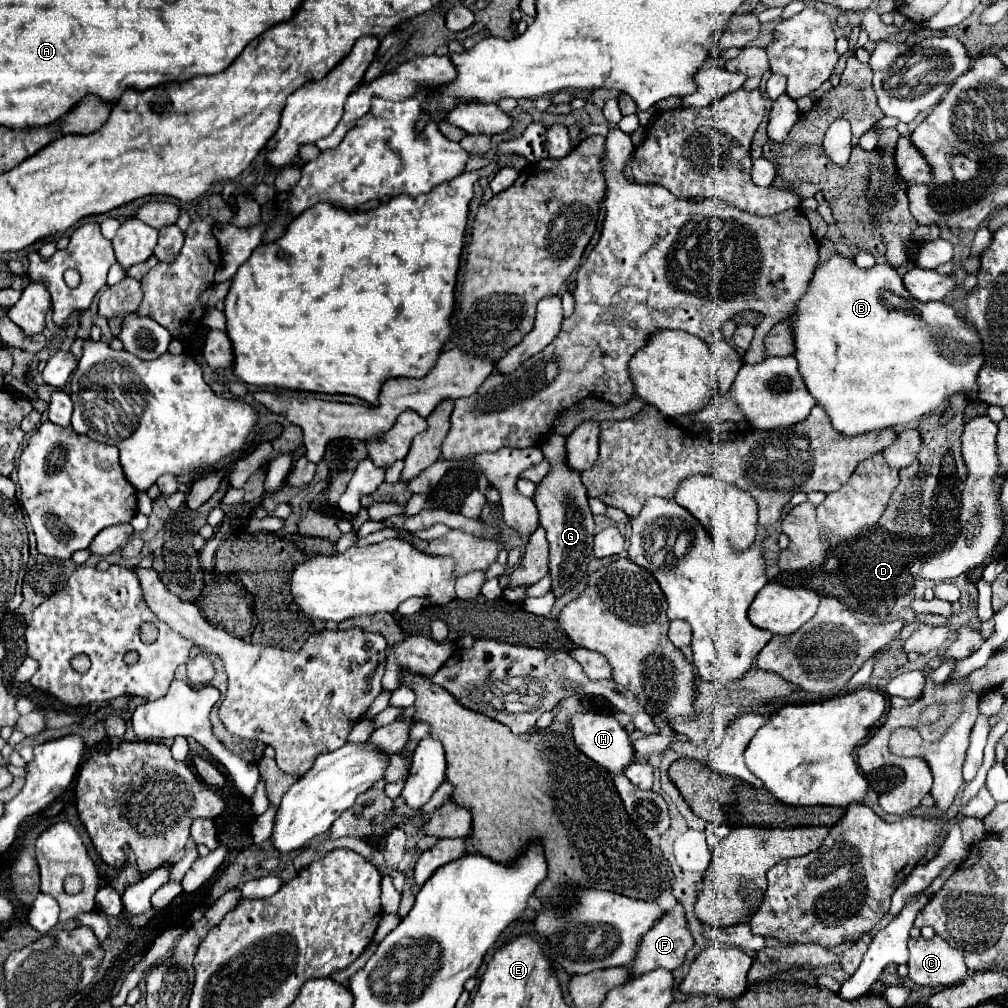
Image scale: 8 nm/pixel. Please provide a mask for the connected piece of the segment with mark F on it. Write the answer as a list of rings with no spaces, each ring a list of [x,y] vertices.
[[[678,902],[676,908],[668,910],[640,940],[638,948],[636,948],[636,958],[630,964],[630,976],[640,976],[646,974],[650,970],[656,968],[664,968],[664,970],[674,970],[684,962],[686,952],[694,946],[694,938],[690,936],[690,930],[684,928],[684,910],[682,904]]]

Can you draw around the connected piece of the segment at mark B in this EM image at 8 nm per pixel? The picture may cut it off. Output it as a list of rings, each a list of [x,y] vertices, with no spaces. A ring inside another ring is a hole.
[[[832,254],[830,260],[818,262],[808,292],[796,302],[790,326],[798,372],[810,396],[824,408],[832,426],[844,436],[914,422],[956,392],[964,392],[970,398],[976,396],[976,376],[984,362],[980,338],[956,316],[952,306],[914,300],[898,272],[888,264],[876,264],[864,270],[842,254]]]

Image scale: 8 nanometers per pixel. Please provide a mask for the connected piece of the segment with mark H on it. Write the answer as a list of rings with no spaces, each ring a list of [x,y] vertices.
[[[584,712],[576,714],[572,718],[572,736],[580,752],[584,752],[588,758],[596,760],[596,764],[604,766],[610,772],[624,772],[632,762],[634,762],[634,746],[632,740],[628,738],[626,730],[610,716],[594,714],[594,712]]]

